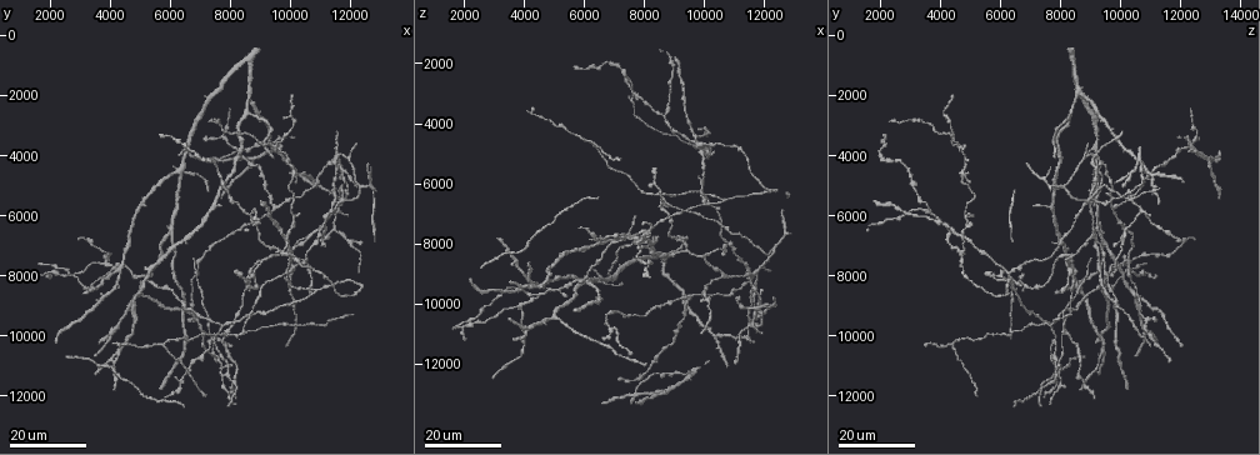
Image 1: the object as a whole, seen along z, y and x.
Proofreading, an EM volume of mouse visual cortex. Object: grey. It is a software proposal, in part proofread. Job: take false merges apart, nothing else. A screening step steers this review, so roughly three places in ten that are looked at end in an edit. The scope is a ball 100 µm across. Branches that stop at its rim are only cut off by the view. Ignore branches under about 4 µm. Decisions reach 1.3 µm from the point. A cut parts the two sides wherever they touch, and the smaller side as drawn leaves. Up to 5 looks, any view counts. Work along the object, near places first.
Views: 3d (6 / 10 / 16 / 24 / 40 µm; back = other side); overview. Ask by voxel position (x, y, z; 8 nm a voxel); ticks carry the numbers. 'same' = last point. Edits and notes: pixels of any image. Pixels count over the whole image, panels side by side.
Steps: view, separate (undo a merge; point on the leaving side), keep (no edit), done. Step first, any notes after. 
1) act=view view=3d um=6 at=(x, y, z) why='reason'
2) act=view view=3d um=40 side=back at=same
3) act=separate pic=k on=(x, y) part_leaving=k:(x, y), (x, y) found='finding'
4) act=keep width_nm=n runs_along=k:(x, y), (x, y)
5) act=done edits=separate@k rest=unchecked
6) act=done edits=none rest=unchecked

act=view view=3d um=24 at=(11700, 5400, 9000) why='four or more arms meet'

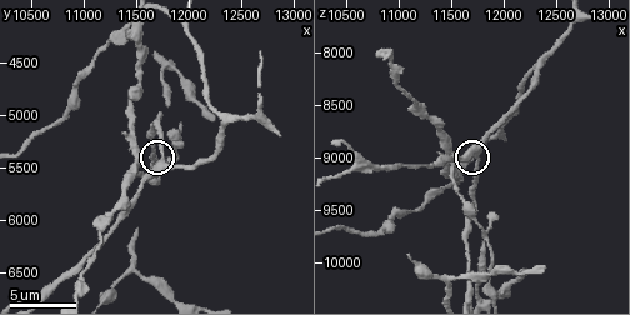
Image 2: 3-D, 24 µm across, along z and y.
act=view view=3d um=6 at=(11700, 5480, 8960)

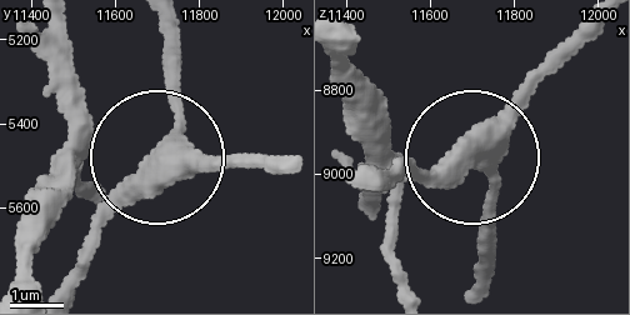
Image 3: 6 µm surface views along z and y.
act=keep side_arm_um=79 runs_along=3:(290, 154), (155, 158), (79, 256) found='continuous, no second neuron'

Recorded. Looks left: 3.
act=view view=3d um=16 at=(10800, 8600, 6400) why='arms part here'

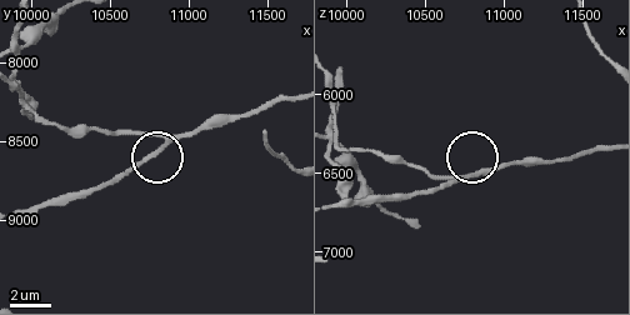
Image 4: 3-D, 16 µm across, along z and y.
act=view view=3d um=10 at=(10840, 8500, 6500)

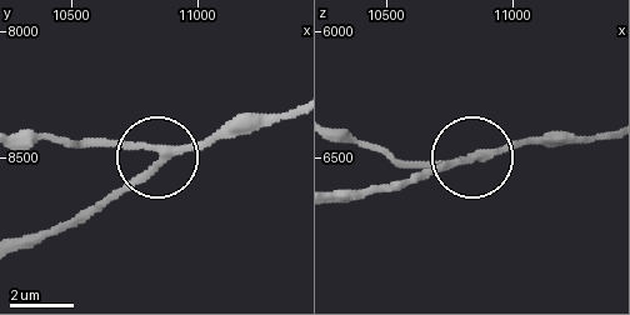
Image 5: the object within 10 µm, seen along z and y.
act=view view=3d um=10 side=back at=(10850, 8510, 6500) why='other side'

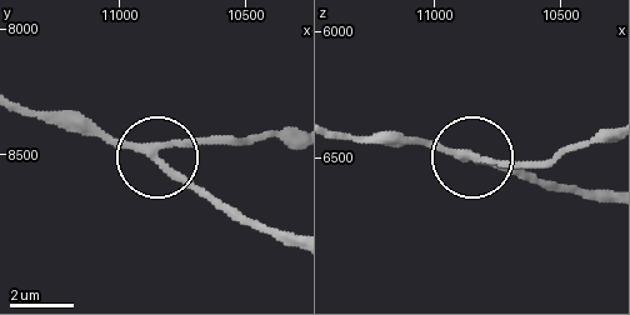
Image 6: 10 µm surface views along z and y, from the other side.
act=keep arms=3 runs_along=6:(24, 106), (89, 120), (154, 155), (239, 141) found='one neuron here'

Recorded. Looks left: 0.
act=done edits=none rest=unchecked

